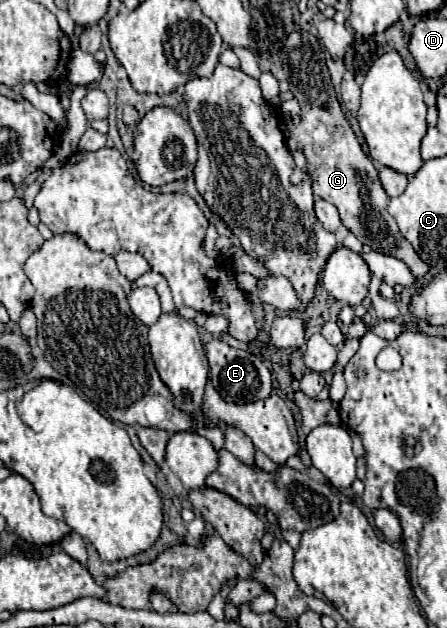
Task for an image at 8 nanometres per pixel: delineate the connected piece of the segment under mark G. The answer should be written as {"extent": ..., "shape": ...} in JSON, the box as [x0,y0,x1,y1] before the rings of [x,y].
{"extent":[280,30,428,280],"shape":[[[294,30],[280,52],[282,68],[286,80],[290,82],[290,92],[300,102],[302,122],[294,126],[290,119],[284,119],[283,132],[285,144],[294,150],[302,148],[308,158],[308,172],[314,178],[314,194],[334,204],[340,212],[342,224],[358,236],[362,244],[368,244],[376,252],[384,252],[402,260],[416,280],[422,280],[428,272],[428,264],[420,260],[412,244],[400,234],[396,220],[388,214],[388,196],[378,180],[378,172],[372,160],[362,152],[342,108],[336,100],[334,86],[326,68],[326,54],[318,38],[304,30]]]}

